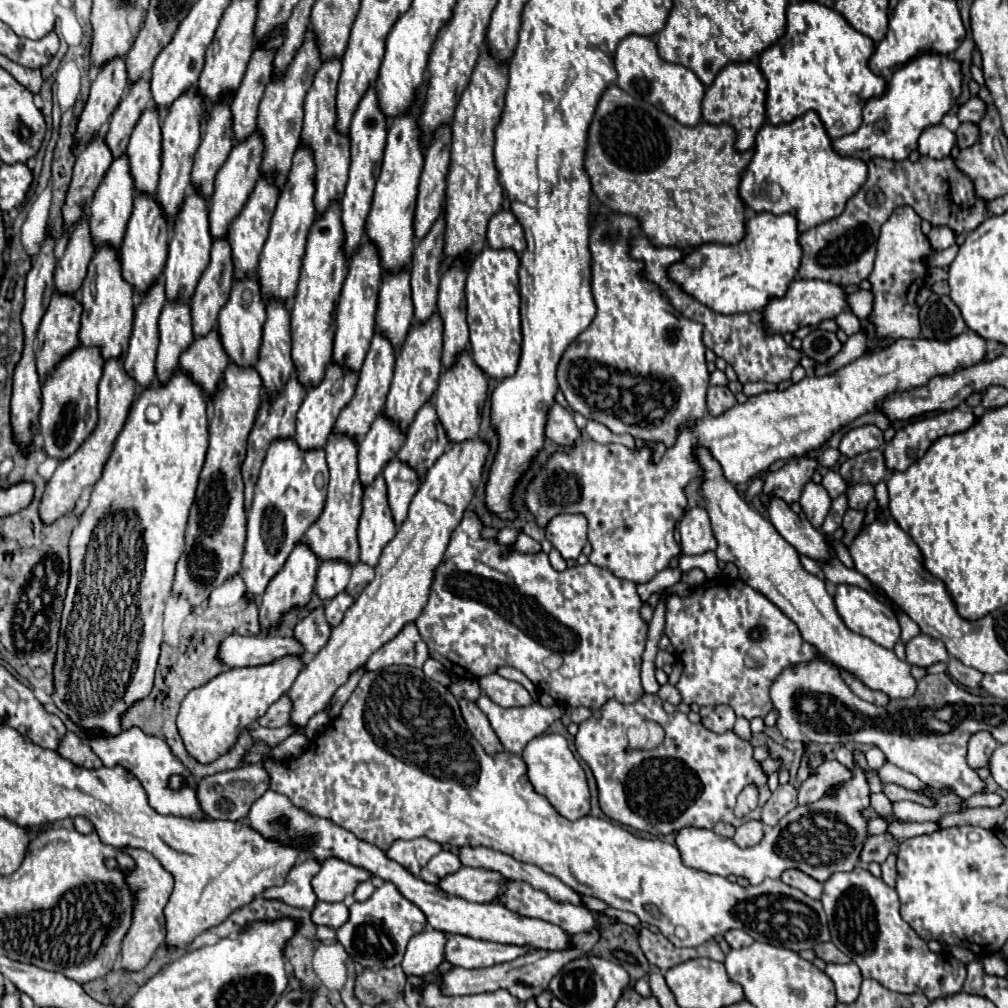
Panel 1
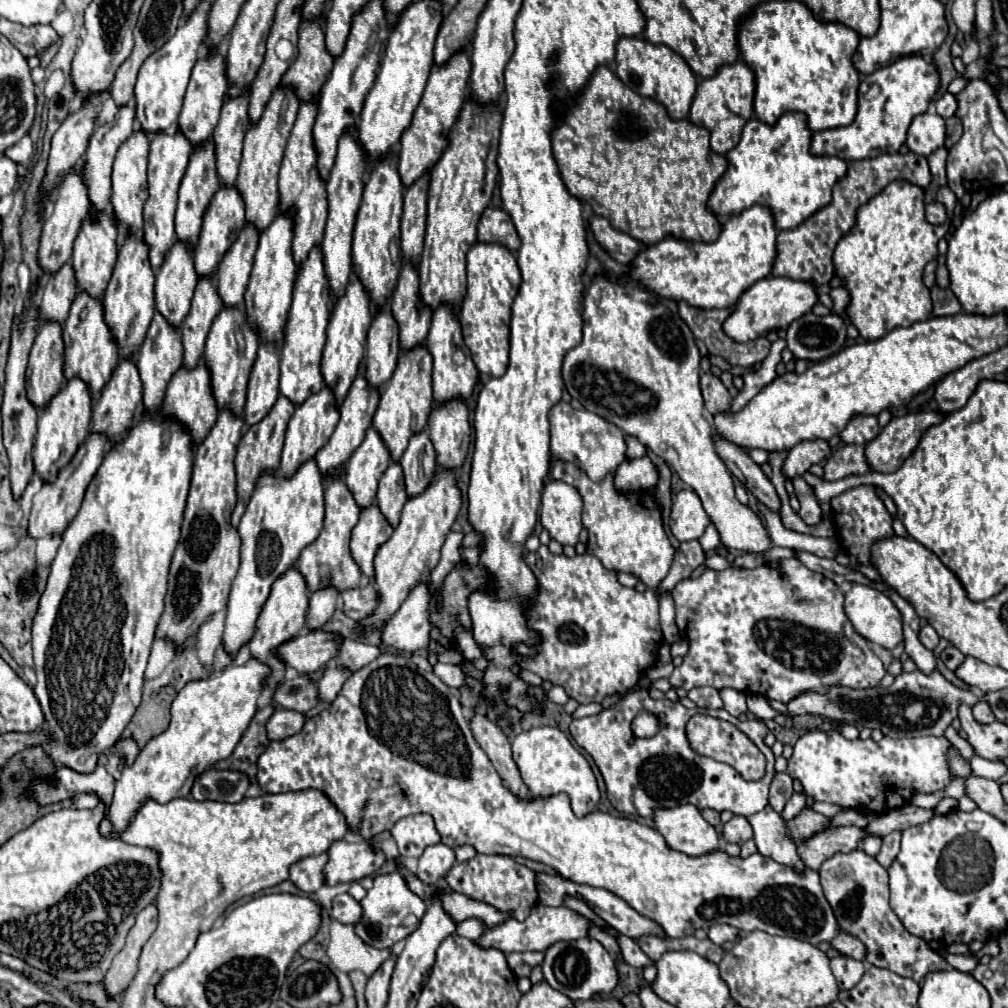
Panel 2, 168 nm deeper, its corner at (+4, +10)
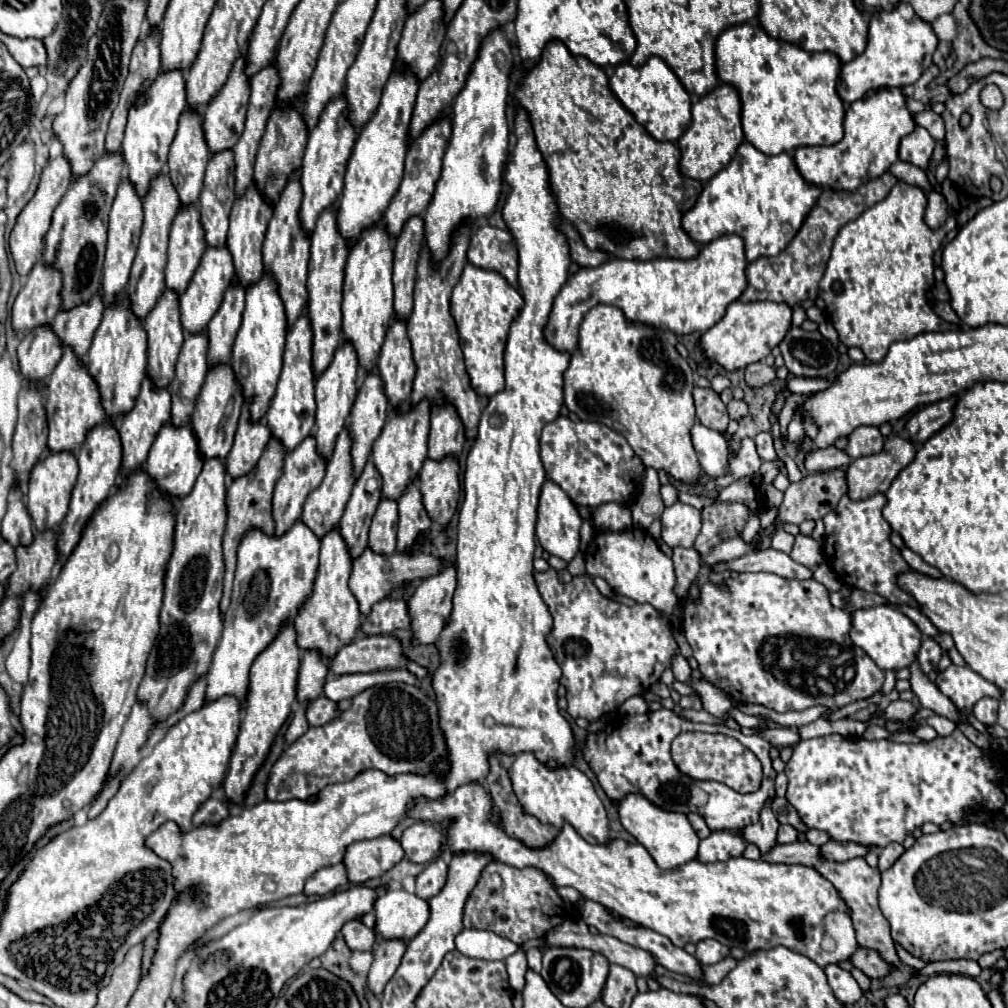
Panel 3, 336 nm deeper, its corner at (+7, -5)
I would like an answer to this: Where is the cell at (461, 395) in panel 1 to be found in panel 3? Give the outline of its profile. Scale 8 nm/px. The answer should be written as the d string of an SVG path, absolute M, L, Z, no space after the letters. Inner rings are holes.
M427 459L419 471L419 491L429 519L447 527L459 501L457 459L443 459L441 463Z

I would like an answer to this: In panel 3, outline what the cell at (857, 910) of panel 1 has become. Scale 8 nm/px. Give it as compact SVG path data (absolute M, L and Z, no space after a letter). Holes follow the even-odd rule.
M855 857L849 859L845 863L837 863L837 861L819 861L815 865L815 869L833 883L833 887L839 891L839 895L845 899L847 907L851 909L851 917L853 917L853 927L857 931L857 943L859 947L873 947L875 951L881 951L881 955L885 955L885 959L889 959L889 963L893 963L895 967L901 967L903 963L899 961L895 947L893 947L893 939L889 933L889 923L883 917L879 903L877 903L877 891L881 885L881 877L879 871L869 867L865 863L863 857Z

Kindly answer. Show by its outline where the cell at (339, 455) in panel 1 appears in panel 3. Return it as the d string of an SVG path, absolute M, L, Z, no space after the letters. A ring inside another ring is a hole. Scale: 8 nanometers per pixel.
M333 529L329 535L321 539L321 555L319 555L319 573L313 585L313 595L307 599L303 609L295 619L295 633L297 633L297 647L299 649L317 649L323 659L331 661L337 651L355 641L361 613L357 599L347 587L351 573L351 559L349 551L345 551L345 541L341 539L339 531Z

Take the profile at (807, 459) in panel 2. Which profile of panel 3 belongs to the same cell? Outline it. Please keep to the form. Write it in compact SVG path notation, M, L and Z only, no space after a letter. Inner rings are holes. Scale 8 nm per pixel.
M829 445L825 449L815 449L805 459L805 467L811 473L847 467L849 463L851 463L851 457L847 455L847 451L845 449L837 449L835 445Z

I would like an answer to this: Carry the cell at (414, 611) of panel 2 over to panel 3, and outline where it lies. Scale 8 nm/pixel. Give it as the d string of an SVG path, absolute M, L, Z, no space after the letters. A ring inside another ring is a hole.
M445 567L437 575L423 579L407 601L409 615L413 621L415 643L435 643L445 615L451 613L451 597L455 591L455 567Z

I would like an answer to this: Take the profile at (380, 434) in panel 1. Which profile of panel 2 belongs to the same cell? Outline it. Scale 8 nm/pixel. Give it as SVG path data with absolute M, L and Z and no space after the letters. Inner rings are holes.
M368 428L362 444L354 450L344 468L346 486L354 494L358 506L364 508L374 502L378 480L390 462L390 450L386 448L382 436L374 428Z

